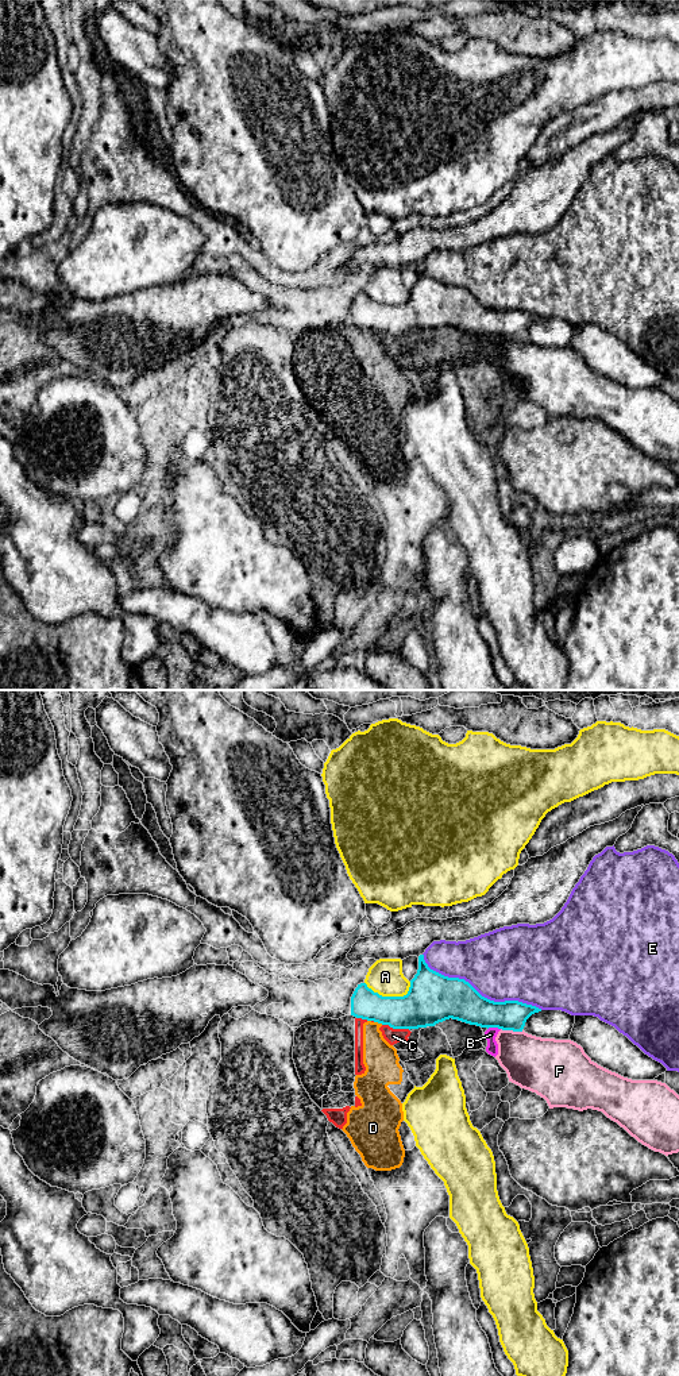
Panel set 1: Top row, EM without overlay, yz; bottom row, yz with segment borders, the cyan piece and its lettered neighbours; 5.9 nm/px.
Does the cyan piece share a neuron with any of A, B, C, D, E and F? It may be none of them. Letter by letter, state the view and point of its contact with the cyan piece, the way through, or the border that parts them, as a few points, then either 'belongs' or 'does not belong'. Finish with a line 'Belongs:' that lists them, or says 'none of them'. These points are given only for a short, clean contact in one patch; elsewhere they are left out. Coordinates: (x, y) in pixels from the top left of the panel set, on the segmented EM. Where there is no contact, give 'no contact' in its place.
A: yz (389, 997) | does not belong
B: yz (493, 1026) | does not belong
C: yz (396, 1028) | along yz (382, 1024), (409, 1030) | does not belong
D: yz (378, 1022) | along yz (374, 1021), (382, 1024) | does not belong
E: yz (478, 993) | does not belong
F: yz (512, 1029) | does not belong
Belongs: none of them

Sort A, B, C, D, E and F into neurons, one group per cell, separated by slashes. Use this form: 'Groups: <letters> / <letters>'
Groups: A / B C D / E / F

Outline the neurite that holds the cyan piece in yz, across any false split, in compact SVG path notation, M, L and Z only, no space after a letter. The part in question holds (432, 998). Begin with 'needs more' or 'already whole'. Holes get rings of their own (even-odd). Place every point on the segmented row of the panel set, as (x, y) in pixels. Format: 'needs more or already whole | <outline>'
already whole | M424 955L418 956L418 970L406 995L382 997L360 983L351 997L351 1015L409 1030L452 1018L487 1029L522 1032L526 1020L539 1011L518 1001L490 1001L464 979L431 970Z

